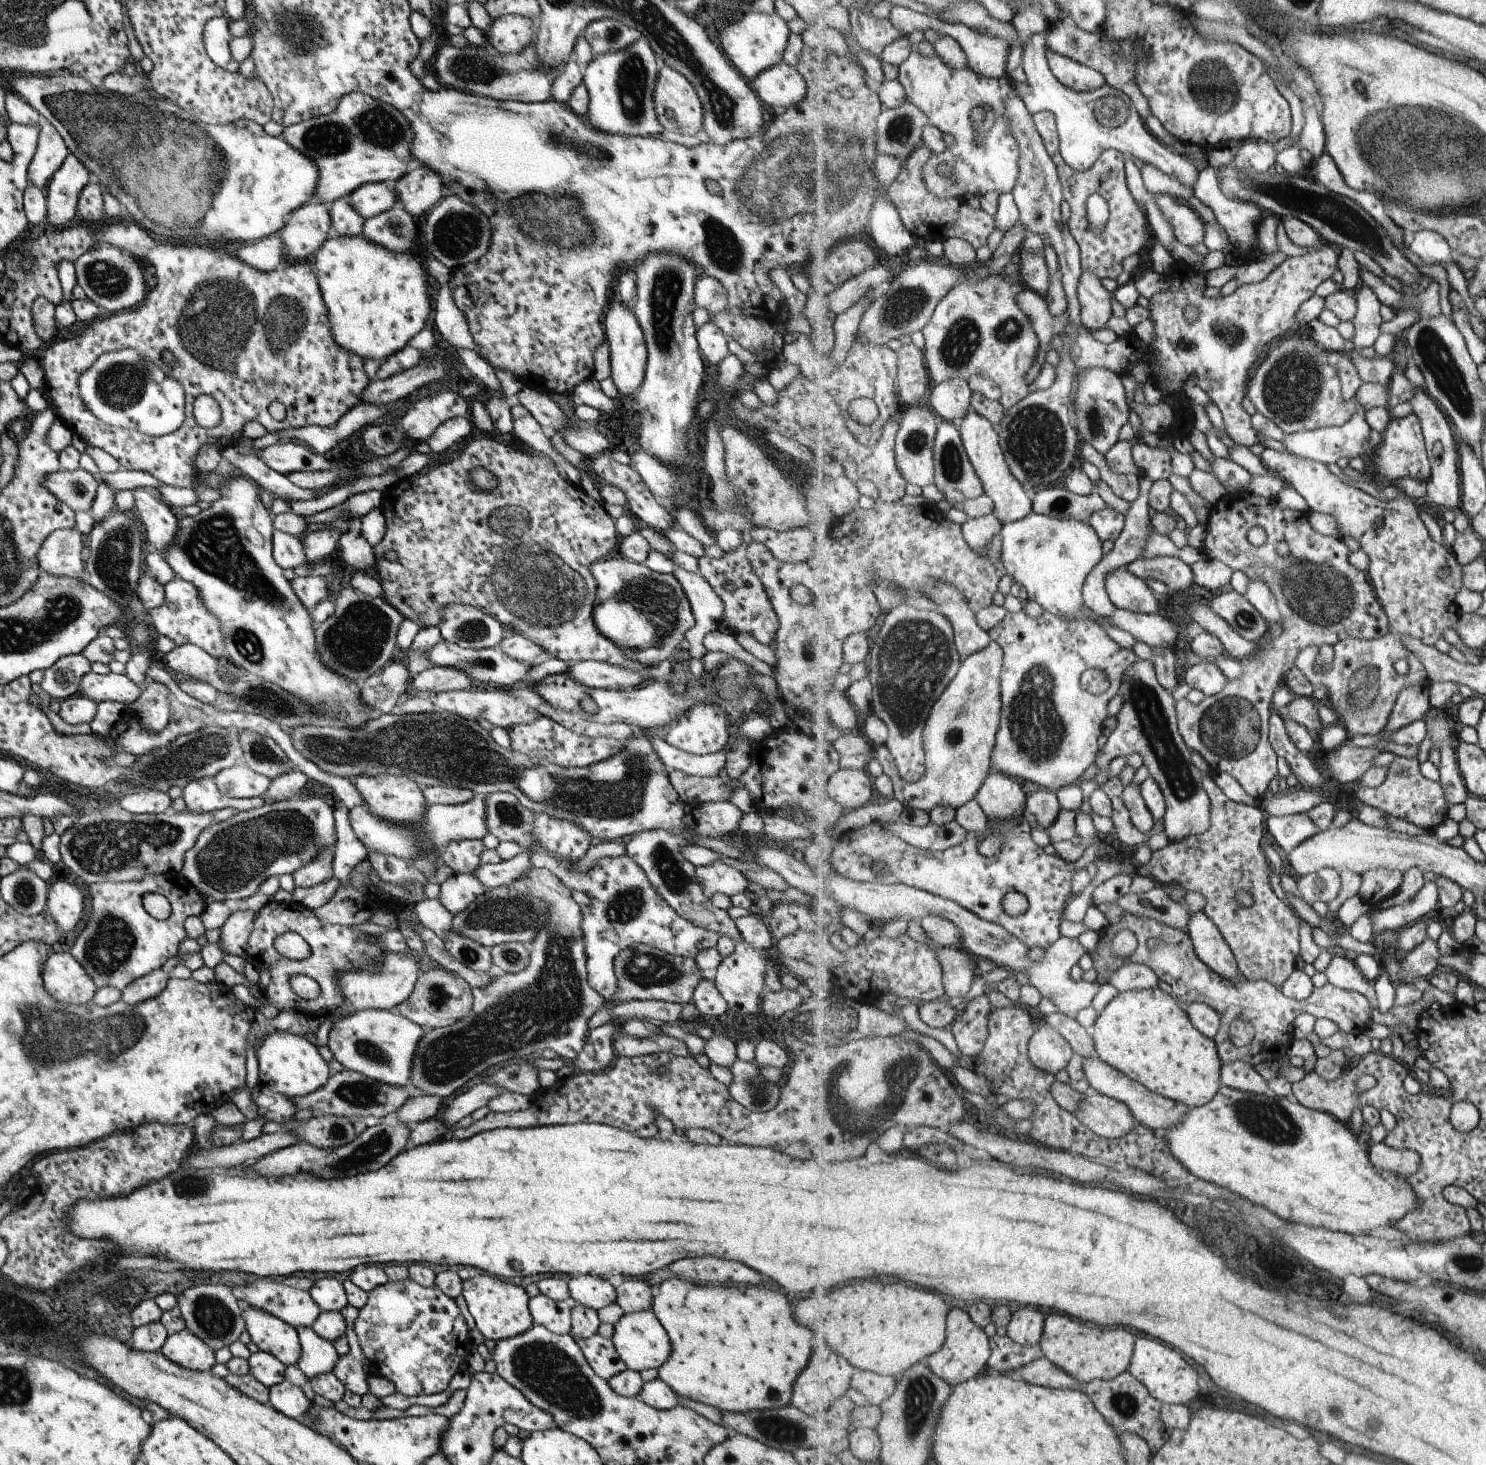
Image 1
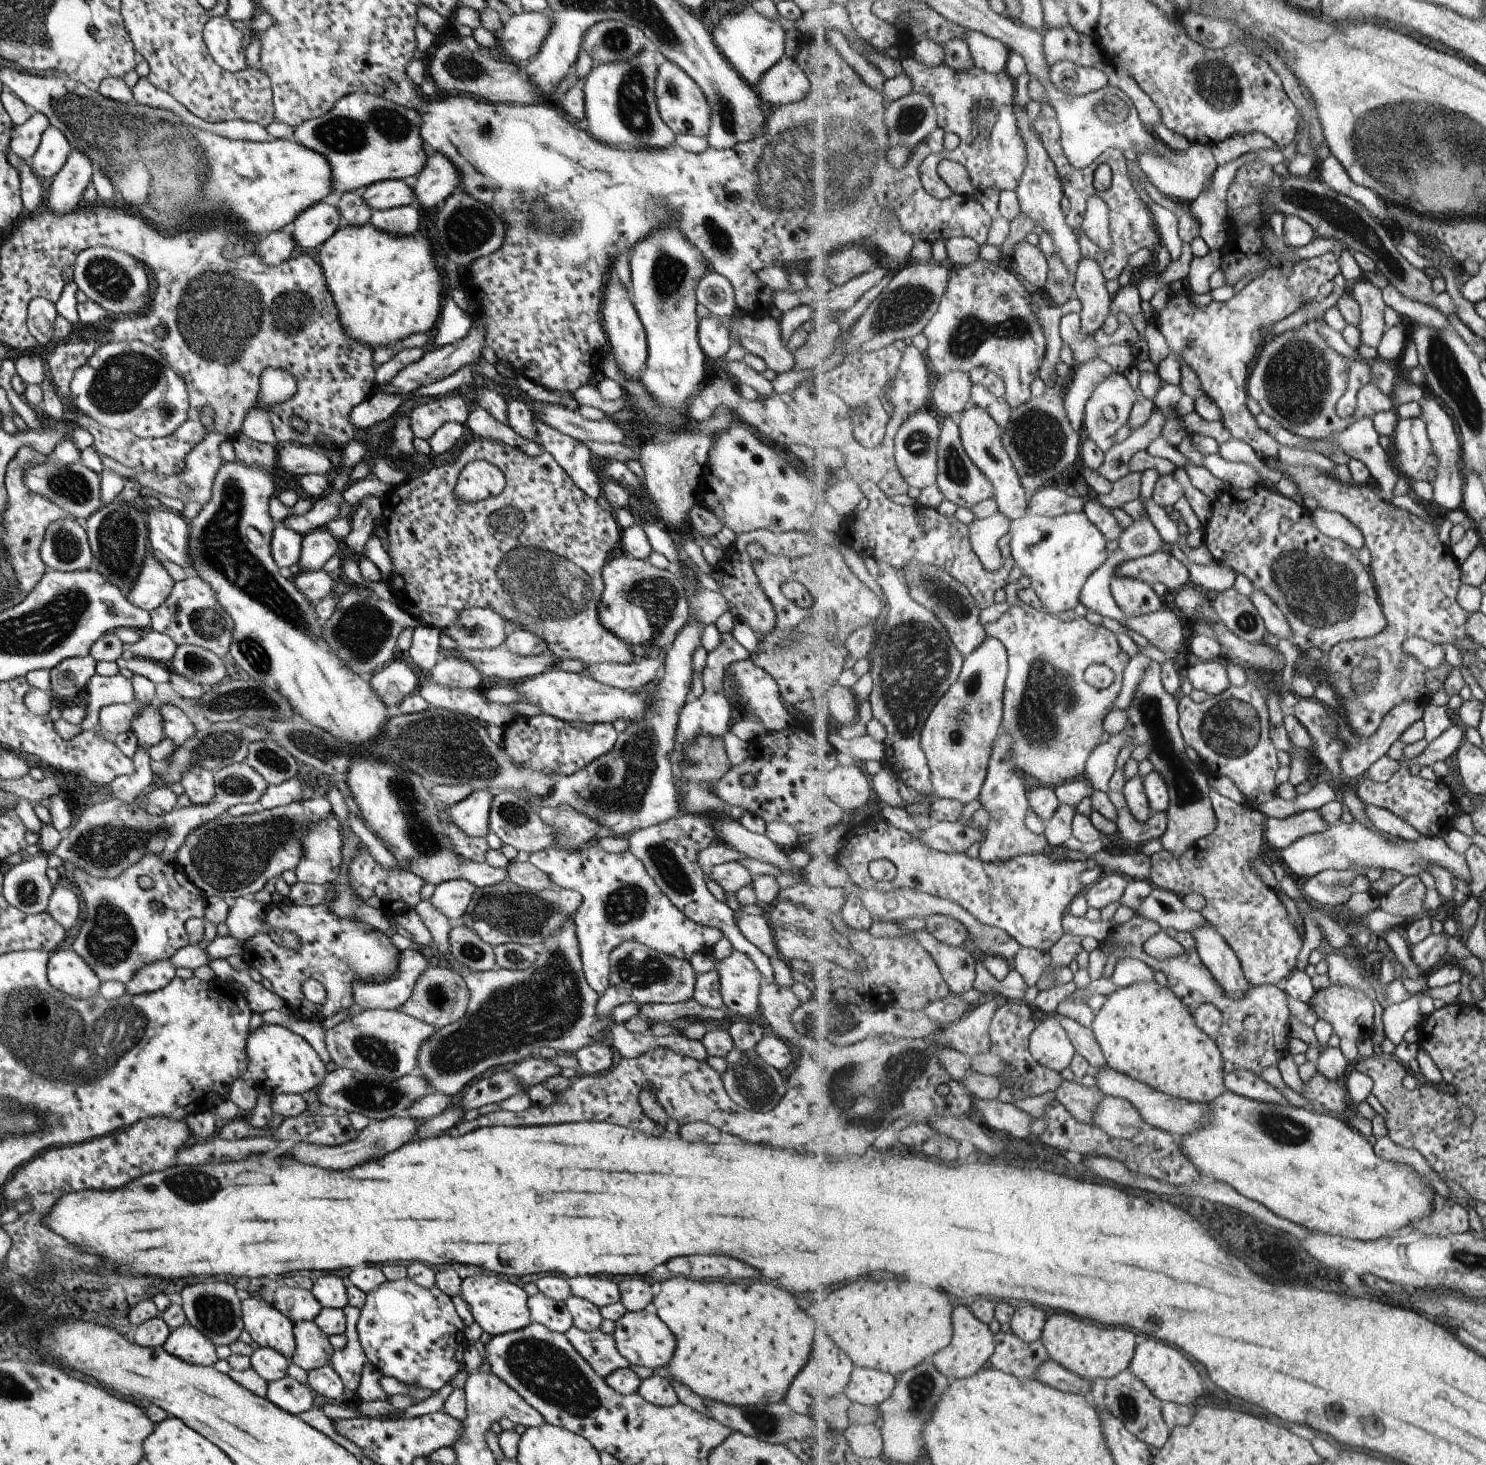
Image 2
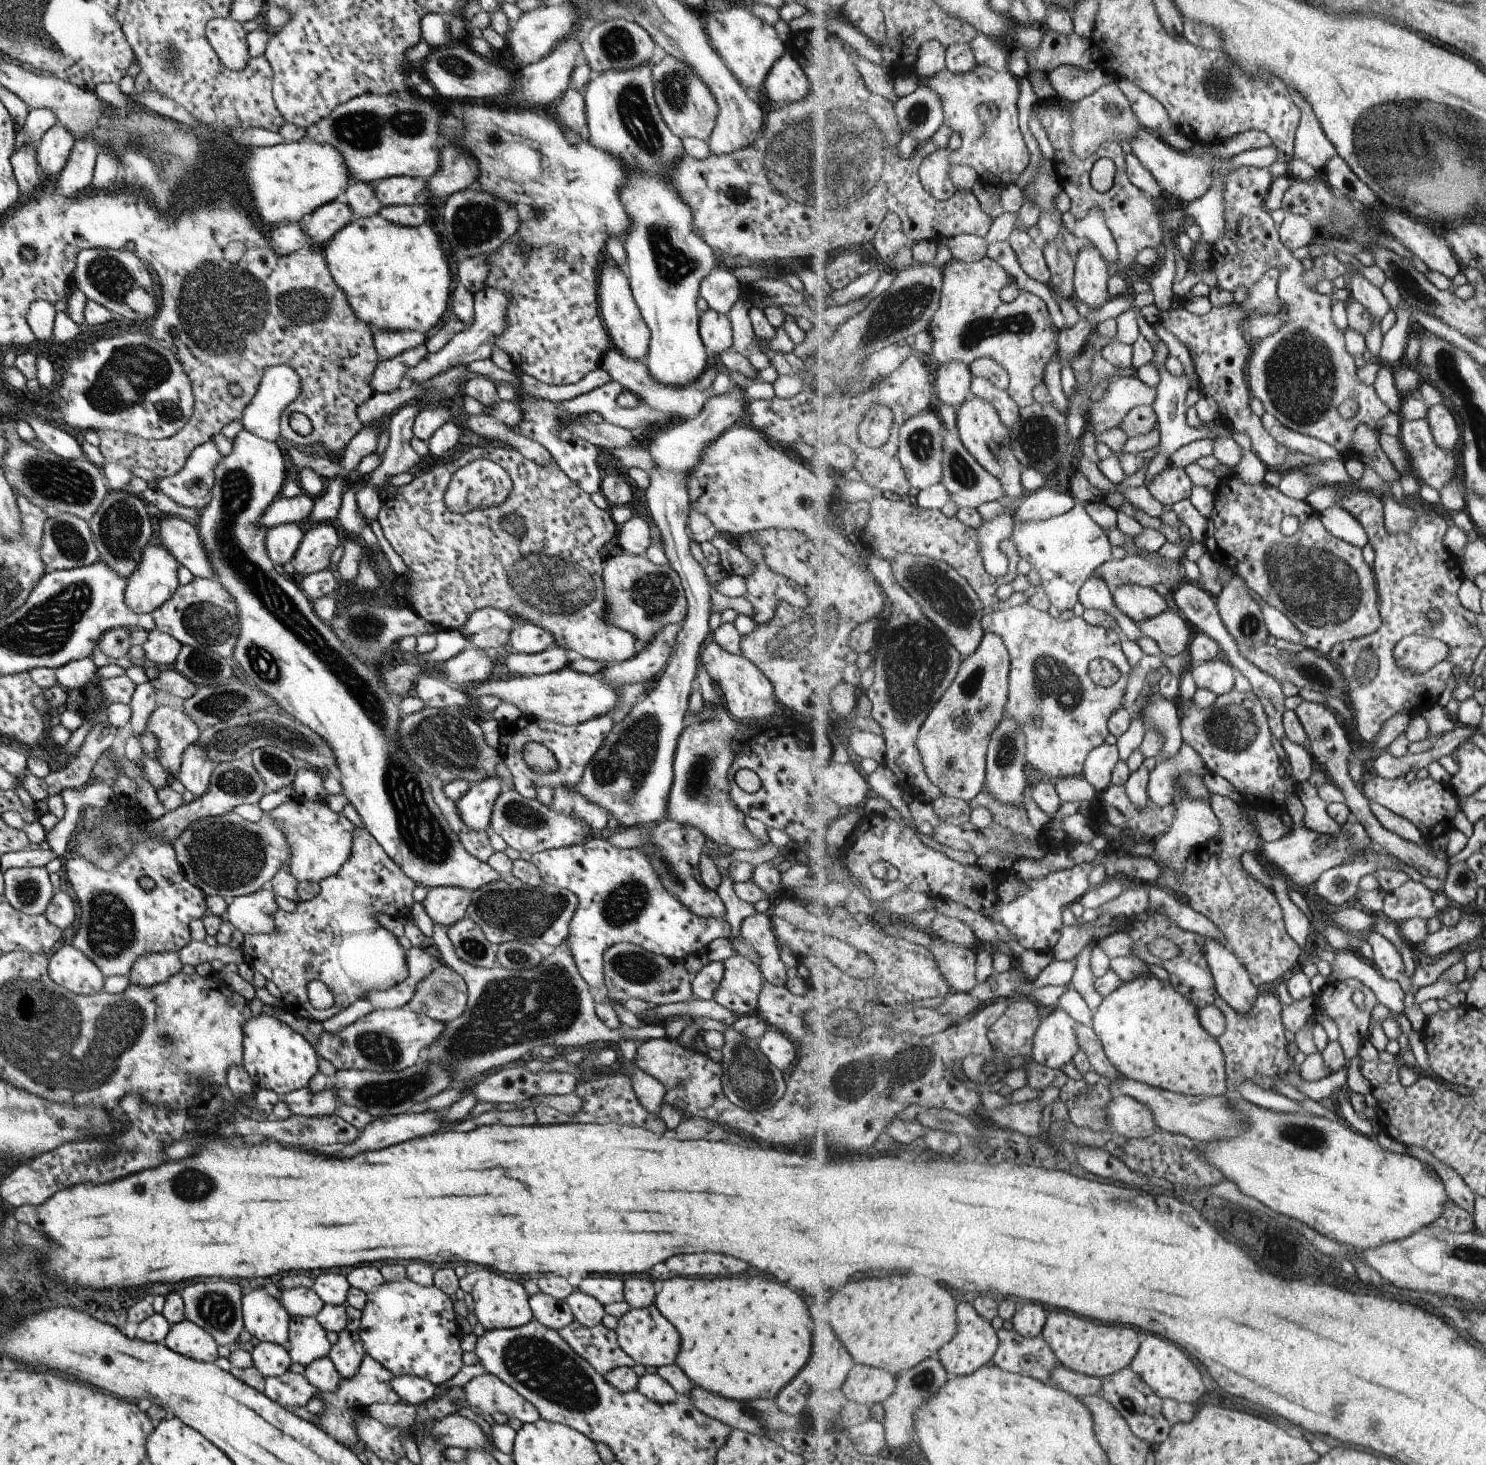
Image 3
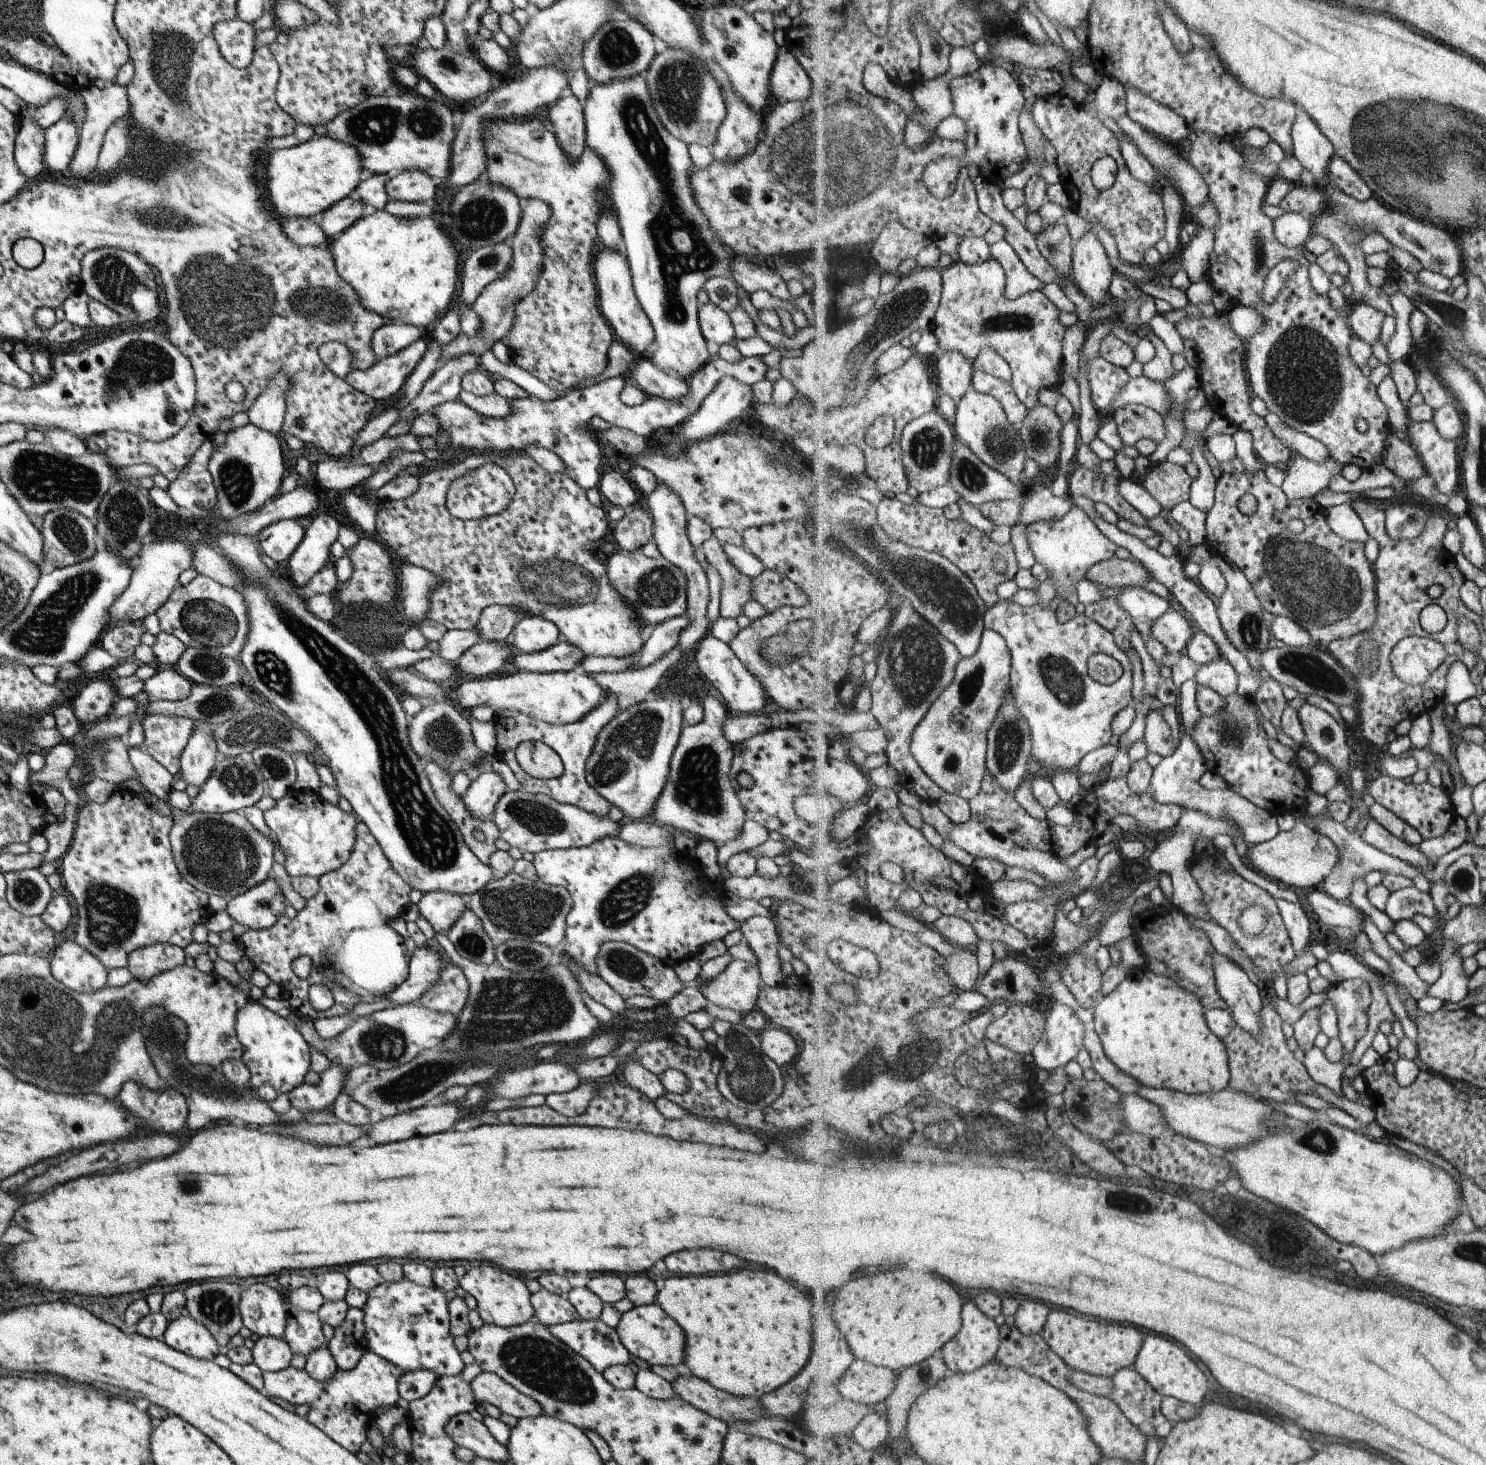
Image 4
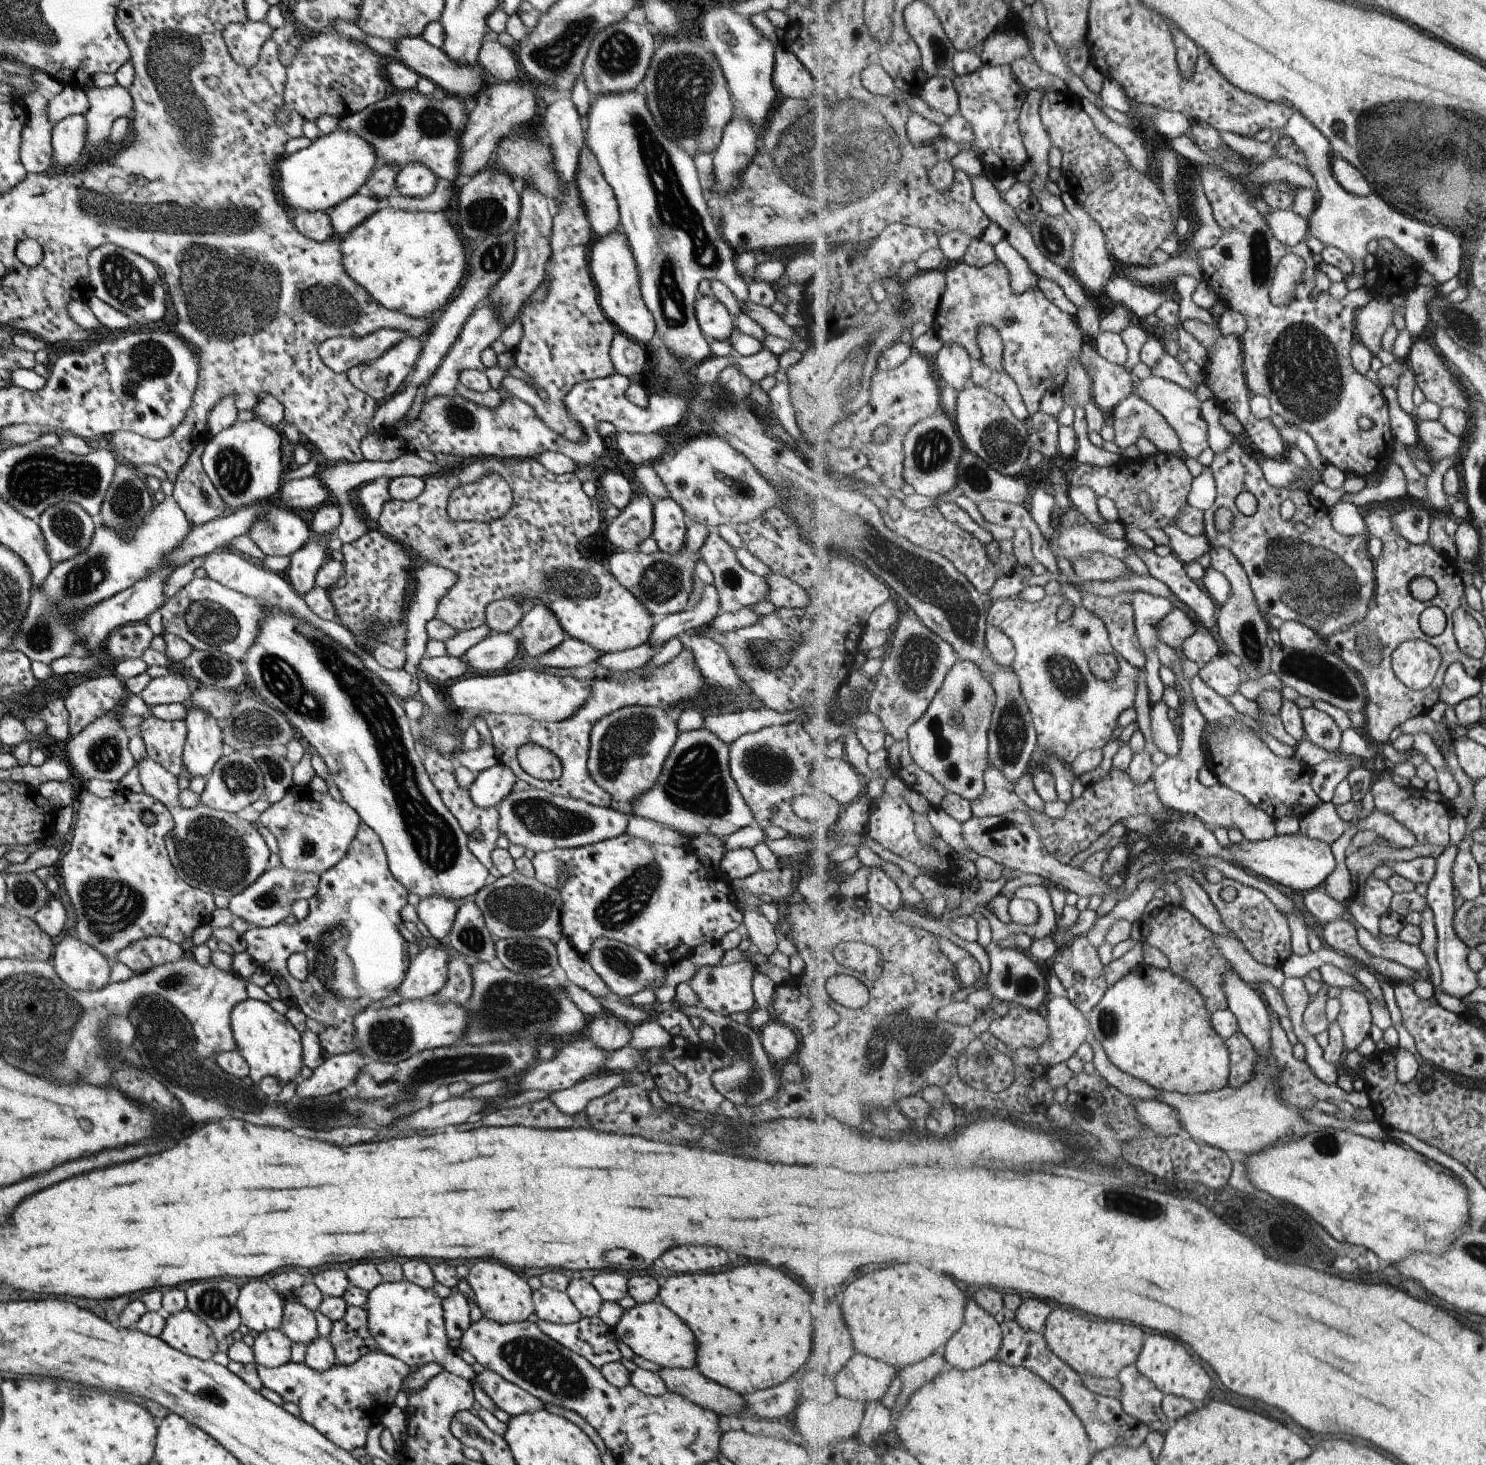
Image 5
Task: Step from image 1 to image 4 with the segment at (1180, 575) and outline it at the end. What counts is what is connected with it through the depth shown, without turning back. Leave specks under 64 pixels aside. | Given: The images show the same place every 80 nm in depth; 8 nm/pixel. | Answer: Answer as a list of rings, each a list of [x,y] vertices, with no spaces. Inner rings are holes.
[[[1113,558],[1098,562],[1087,569],[1085,578],[1103,588],[1144,587],[1153,576],[1137,560]]]

